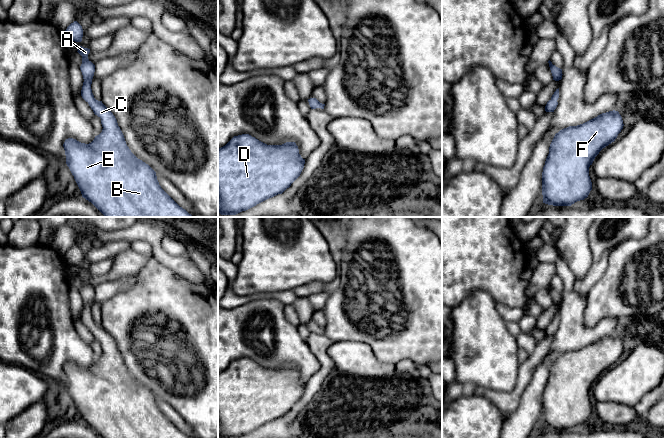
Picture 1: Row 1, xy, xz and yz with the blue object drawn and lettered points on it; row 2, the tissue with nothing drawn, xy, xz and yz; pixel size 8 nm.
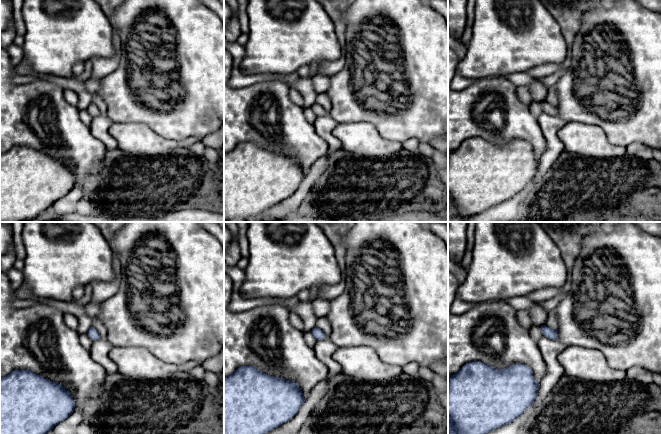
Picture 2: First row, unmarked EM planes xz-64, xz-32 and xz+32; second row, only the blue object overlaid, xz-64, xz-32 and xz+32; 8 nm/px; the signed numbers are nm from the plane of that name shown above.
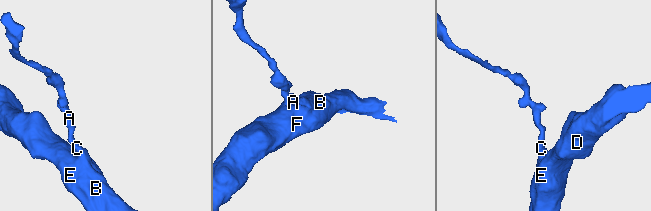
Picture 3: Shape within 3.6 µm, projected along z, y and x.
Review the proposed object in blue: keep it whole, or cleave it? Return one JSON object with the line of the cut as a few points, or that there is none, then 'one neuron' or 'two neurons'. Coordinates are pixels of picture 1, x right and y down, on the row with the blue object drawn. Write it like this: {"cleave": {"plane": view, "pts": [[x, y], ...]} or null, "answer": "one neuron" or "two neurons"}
{"cleave": null, "answer": "one neuron"}

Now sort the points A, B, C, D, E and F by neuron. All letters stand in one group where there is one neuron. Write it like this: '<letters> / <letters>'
A B C D E F

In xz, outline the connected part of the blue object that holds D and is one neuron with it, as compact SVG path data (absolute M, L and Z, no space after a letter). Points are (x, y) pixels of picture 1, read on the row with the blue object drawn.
M249 134L234 136L218 149L218 212L236 215L282 194L300 176L304 164L295 142L267 145Z

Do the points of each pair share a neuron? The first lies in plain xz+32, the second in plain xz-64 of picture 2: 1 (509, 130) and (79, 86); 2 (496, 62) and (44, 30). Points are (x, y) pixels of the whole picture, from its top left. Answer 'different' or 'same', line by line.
1: different
2: same

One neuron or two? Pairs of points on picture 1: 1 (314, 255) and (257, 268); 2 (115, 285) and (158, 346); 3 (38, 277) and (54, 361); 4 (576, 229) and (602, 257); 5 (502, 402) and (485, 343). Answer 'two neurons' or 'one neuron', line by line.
1: one neuron
2: two neurons
3: one neuron
4: two neurons
5: two neurons

